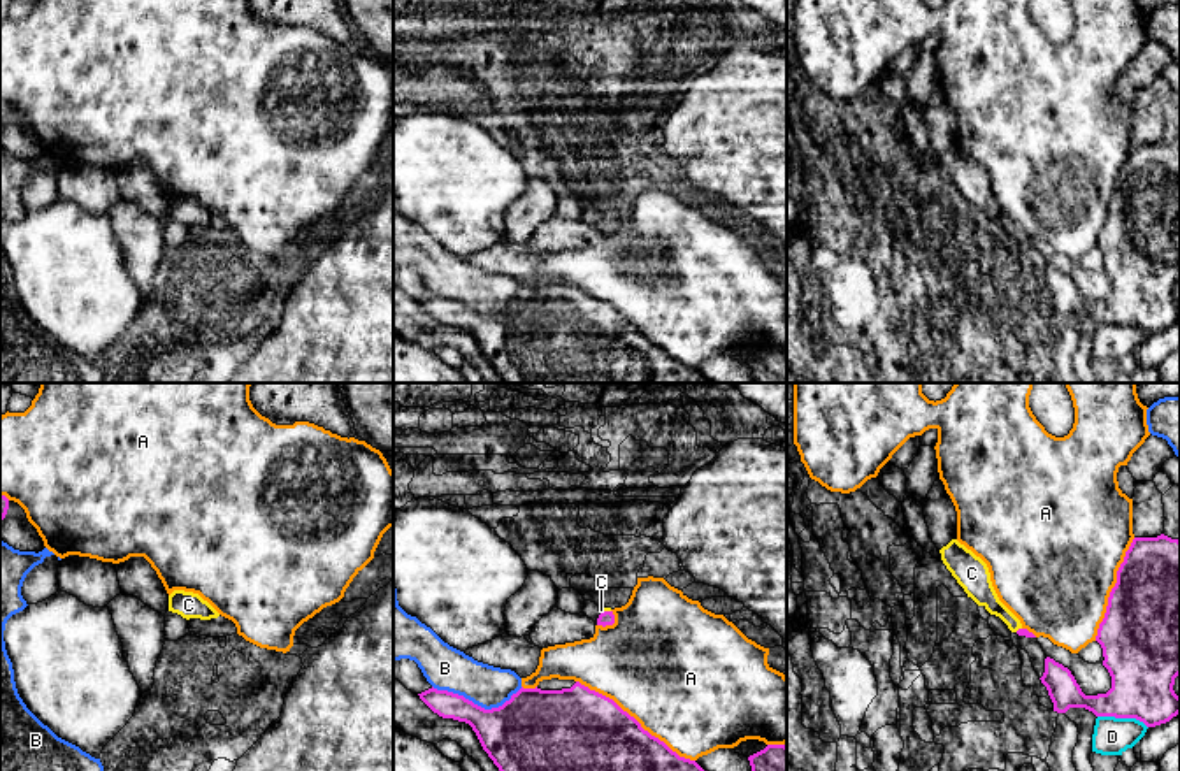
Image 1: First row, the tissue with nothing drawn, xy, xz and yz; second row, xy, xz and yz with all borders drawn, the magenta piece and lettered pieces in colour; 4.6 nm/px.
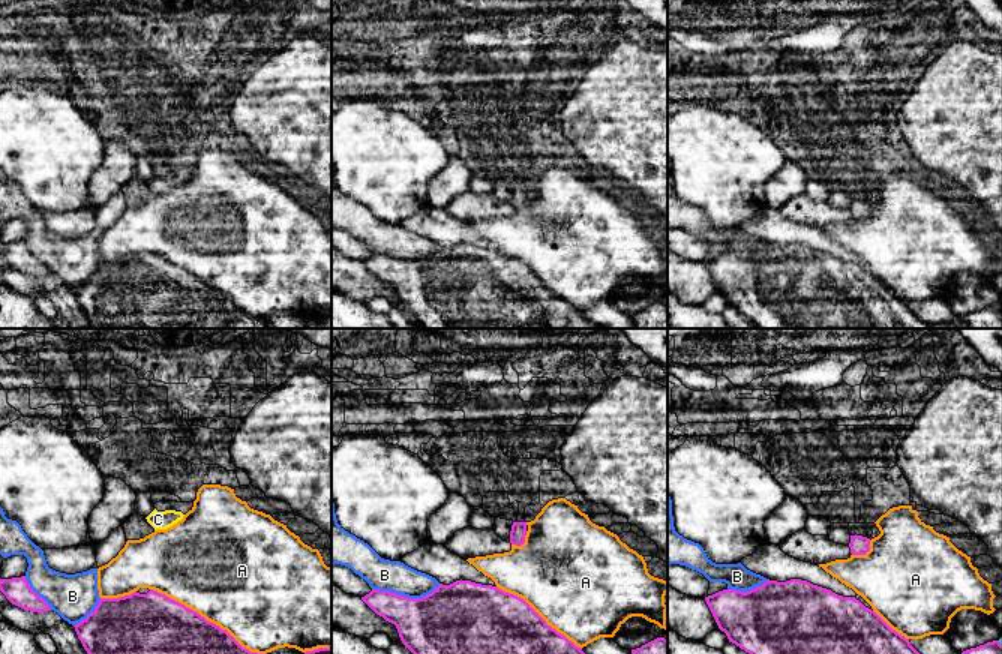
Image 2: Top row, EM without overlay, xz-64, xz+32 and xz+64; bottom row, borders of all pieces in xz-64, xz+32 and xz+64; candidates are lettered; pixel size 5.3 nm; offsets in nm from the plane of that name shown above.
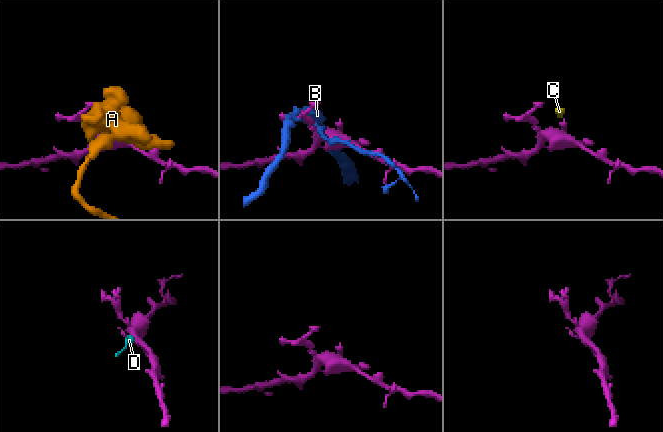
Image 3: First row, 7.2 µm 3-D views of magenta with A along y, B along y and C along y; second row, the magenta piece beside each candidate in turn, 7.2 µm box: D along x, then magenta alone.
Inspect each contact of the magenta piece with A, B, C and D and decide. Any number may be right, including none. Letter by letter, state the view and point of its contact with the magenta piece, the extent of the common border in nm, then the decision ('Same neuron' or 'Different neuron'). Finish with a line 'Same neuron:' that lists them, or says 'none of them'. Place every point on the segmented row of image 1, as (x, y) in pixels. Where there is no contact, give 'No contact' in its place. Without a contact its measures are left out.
A: Touches magenta at xz (636, 720). Shared border 650 nm. Different neuron
B: Touches magenta at xz (476, 705). Shared border 420 nm. Different neuron
C: Touches magenta at xz (604, 612). Shared border 50 nm. Same neuron
D: Touches magenta at yz (1122, 717). Shared border 240 nm. Different neuron
Same neuron: C

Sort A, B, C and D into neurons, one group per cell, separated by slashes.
A / B / C / D

